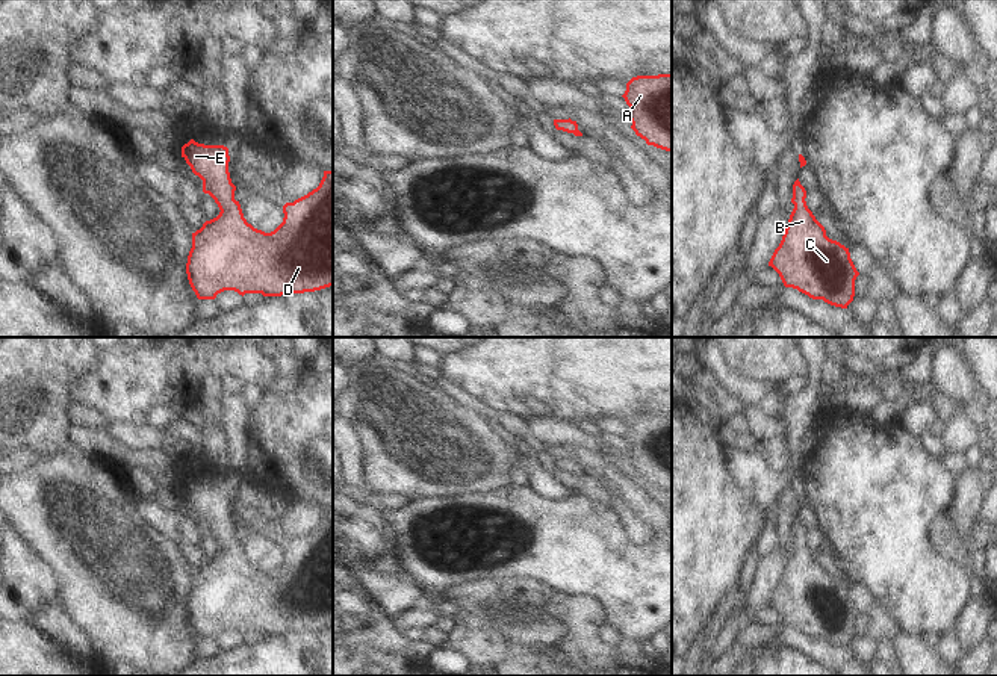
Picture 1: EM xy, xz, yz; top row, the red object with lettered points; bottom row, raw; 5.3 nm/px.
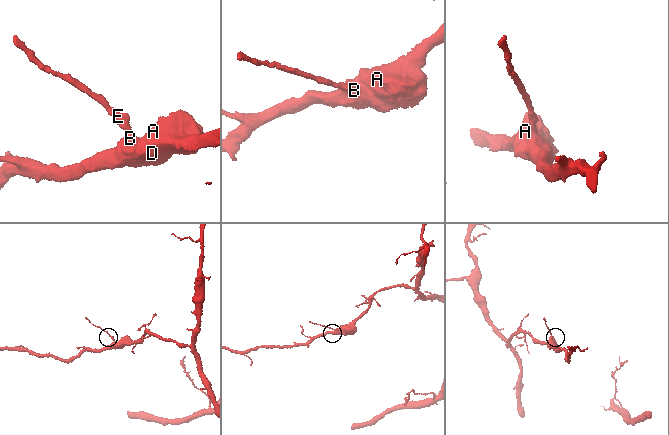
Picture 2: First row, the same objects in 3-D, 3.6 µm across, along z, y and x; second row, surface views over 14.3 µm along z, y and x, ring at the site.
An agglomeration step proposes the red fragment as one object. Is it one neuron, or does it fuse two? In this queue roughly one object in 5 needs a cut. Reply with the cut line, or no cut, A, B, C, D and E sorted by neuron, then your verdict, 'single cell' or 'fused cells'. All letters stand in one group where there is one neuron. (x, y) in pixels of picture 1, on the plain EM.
no cut; A B C D E; single cell

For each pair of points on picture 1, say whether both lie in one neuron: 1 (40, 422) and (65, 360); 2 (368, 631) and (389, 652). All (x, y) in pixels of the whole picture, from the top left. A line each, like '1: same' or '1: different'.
1: same
2: same

